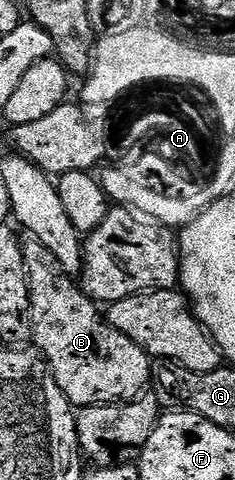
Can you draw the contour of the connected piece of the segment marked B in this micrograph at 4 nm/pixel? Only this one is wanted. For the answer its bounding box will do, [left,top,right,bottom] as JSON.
[21,239,151,410]

